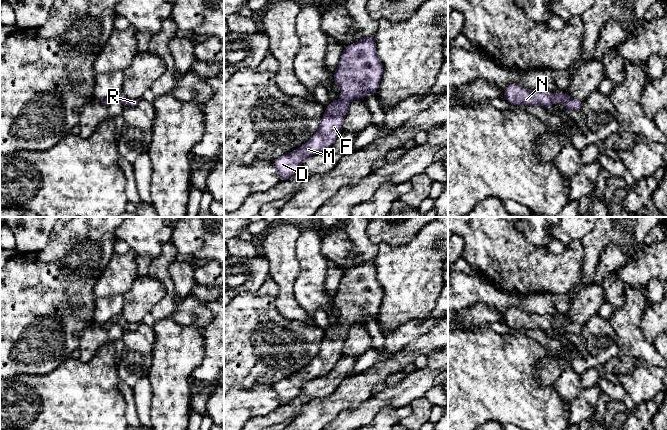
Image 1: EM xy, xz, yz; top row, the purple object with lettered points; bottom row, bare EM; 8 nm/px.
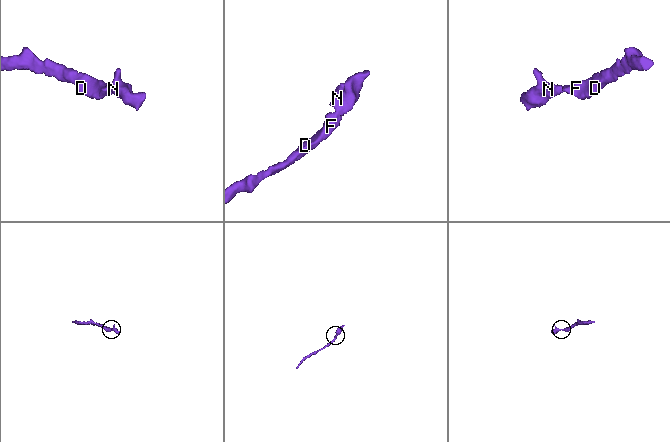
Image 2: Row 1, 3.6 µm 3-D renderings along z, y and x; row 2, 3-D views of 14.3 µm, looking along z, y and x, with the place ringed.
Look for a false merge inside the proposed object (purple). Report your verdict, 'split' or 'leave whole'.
leave whole

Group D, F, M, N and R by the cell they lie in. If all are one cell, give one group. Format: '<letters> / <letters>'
D F M N R

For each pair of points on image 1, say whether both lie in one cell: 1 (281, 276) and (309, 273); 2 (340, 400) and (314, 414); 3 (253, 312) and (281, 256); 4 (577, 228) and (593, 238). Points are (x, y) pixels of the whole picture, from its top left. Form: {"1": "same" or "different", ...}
{"1": "different", "2": "same", "3": "different", "4": "different"}

